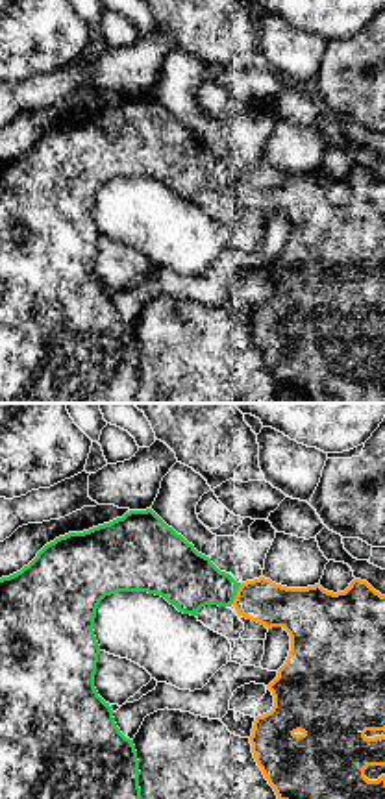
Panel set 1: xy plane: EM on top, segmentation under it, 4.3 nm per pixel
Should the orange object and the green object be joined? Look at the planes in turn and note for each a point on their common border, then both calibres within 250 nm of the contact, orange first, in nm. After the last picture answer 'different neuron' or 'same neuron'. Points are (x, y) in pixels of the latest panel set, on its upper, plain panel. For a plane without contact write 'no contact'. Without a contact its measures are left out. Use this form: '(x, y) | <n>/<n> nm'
(237, 180) | 190/260 nm

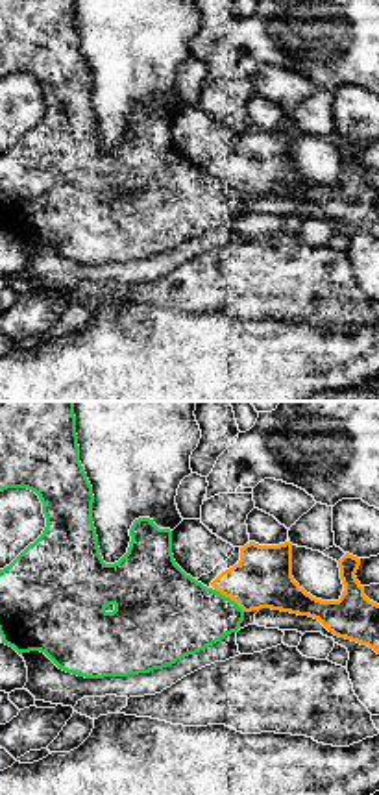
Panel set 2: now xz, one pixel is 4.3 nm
(230, 183) | 260/360 nm

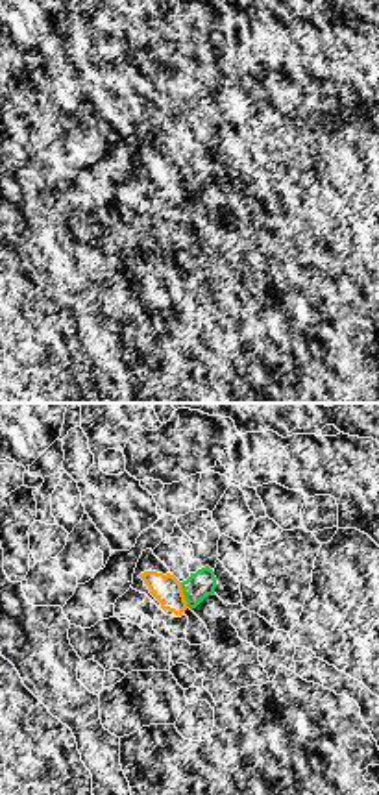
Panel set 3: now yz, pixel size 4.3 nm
(183, 182) | 120/120 nm

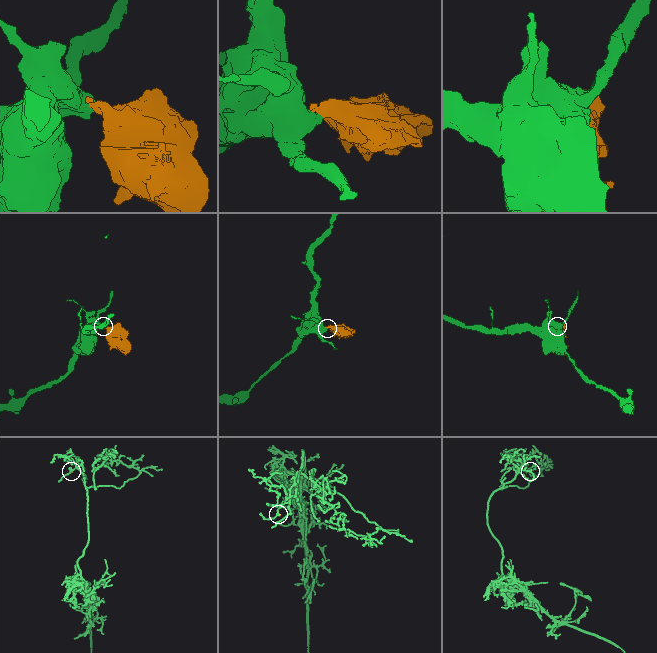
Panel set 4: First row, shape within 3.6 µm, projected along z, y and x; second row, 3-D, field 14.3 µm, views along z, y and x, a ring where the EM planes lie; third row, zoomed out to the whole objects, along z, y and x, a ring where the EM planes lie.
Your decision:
different neuron

